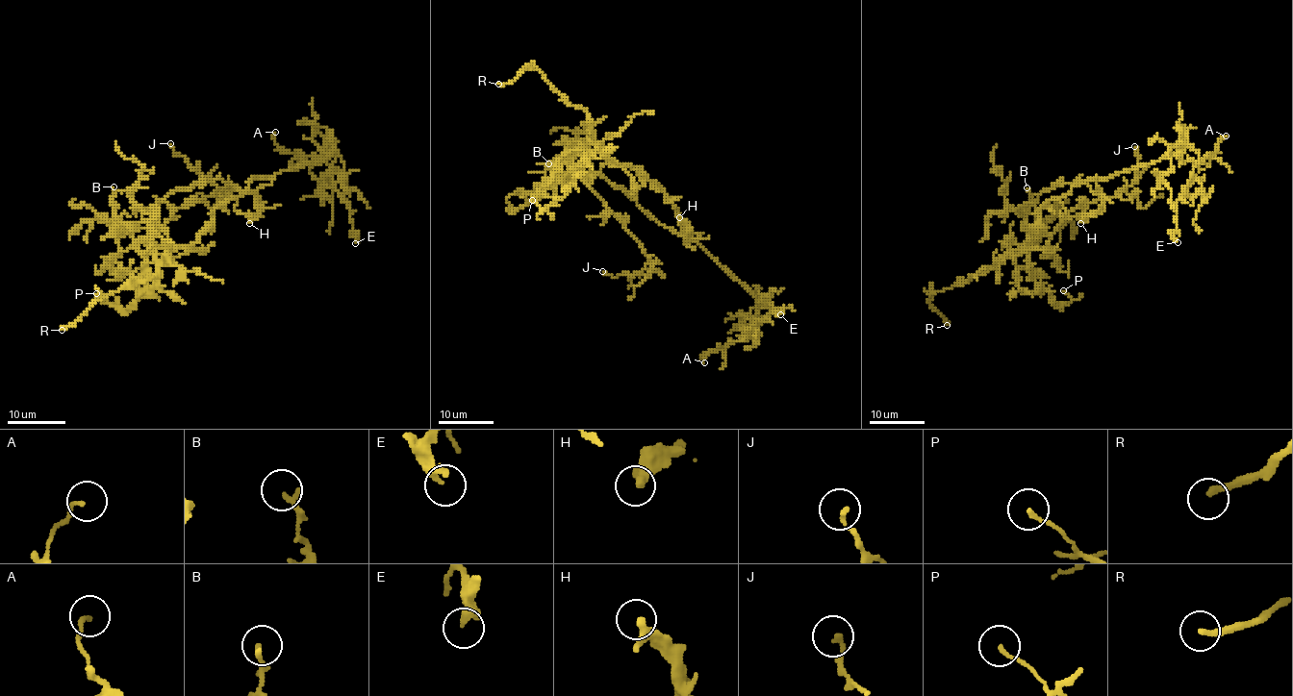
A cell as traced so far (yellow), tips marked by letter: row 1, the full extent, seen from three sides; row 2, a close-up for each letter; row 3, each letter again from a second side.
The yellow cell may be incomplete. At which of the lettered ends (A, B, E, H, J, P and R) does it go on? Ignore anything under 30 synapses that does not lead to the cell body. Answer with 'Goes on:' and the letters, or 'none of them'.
Goes on: R

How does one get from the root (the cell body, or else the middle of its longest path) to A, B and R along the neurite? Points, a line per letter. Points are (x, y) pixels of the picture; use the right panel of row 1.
A: (1052, 199), (1076, 184), (1155, 163), (1175, 146), (1182, 163), (1200, 161), (1226, 136)
B: (1052, 199), (1040, 211), (1040, 224), (1027, 243), (1039, 227), (1028, 228), (1025, 224), (1030, 200), (1026, 187)
R: (1052, 199), (1040, 211), (1040, 224), (1025, 246), (1002, 255), (979, 274), (929, 297), (947, 325)

